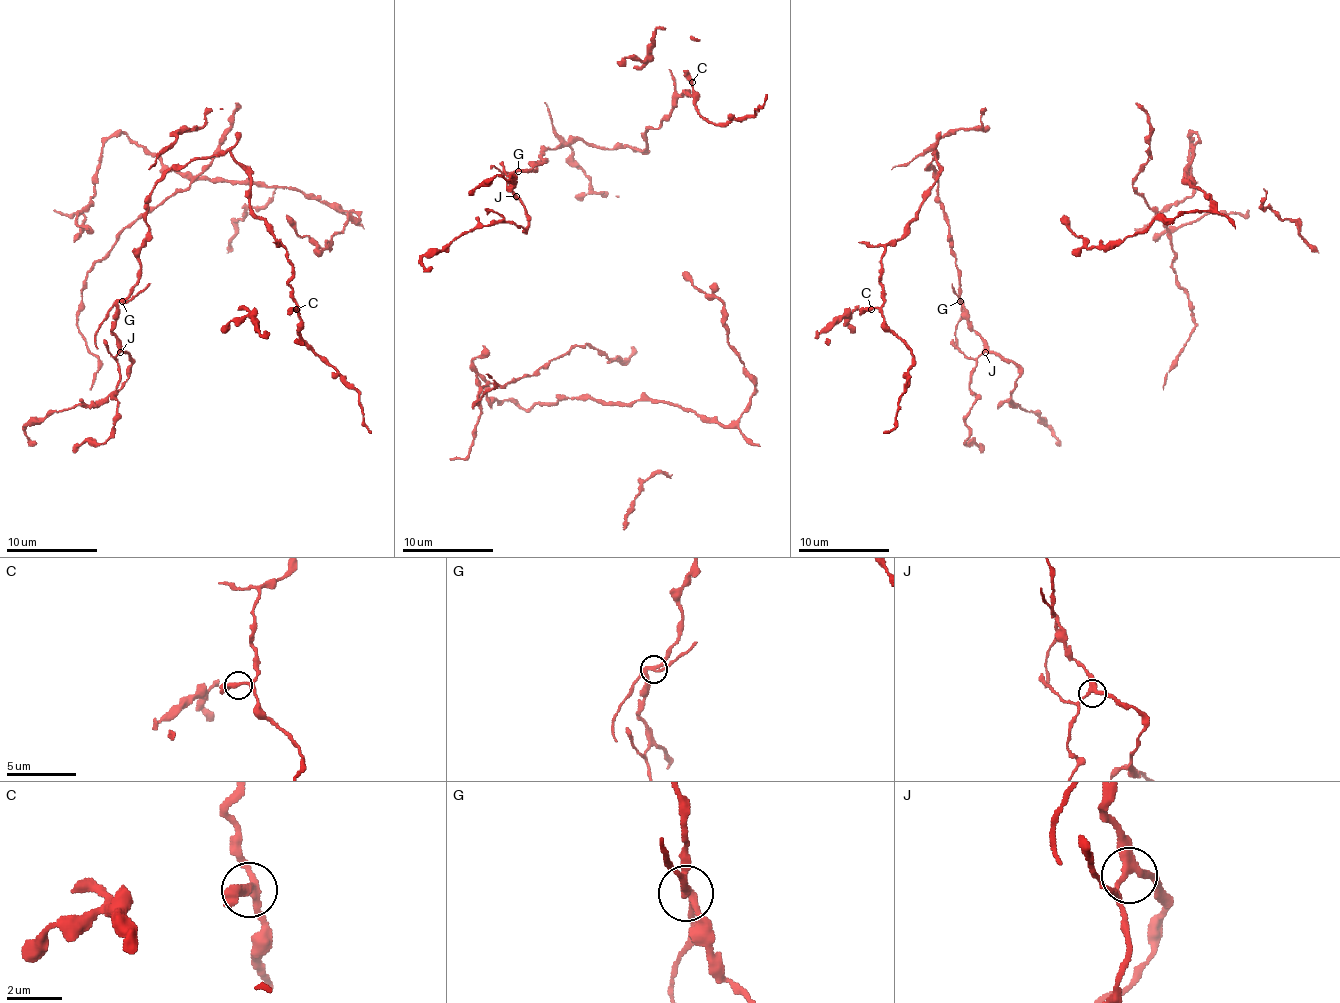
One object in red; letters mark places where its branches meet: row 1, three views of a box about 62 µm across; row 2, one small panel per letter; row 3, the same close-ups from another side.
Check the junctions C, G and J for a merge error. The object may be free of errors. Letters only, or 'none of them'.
G

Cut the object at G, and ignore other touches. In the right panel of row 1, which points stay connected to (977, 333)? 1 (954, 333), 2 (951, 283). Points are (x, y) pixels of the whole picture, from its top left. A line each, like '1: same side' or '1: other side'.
1: other side
2: other side

